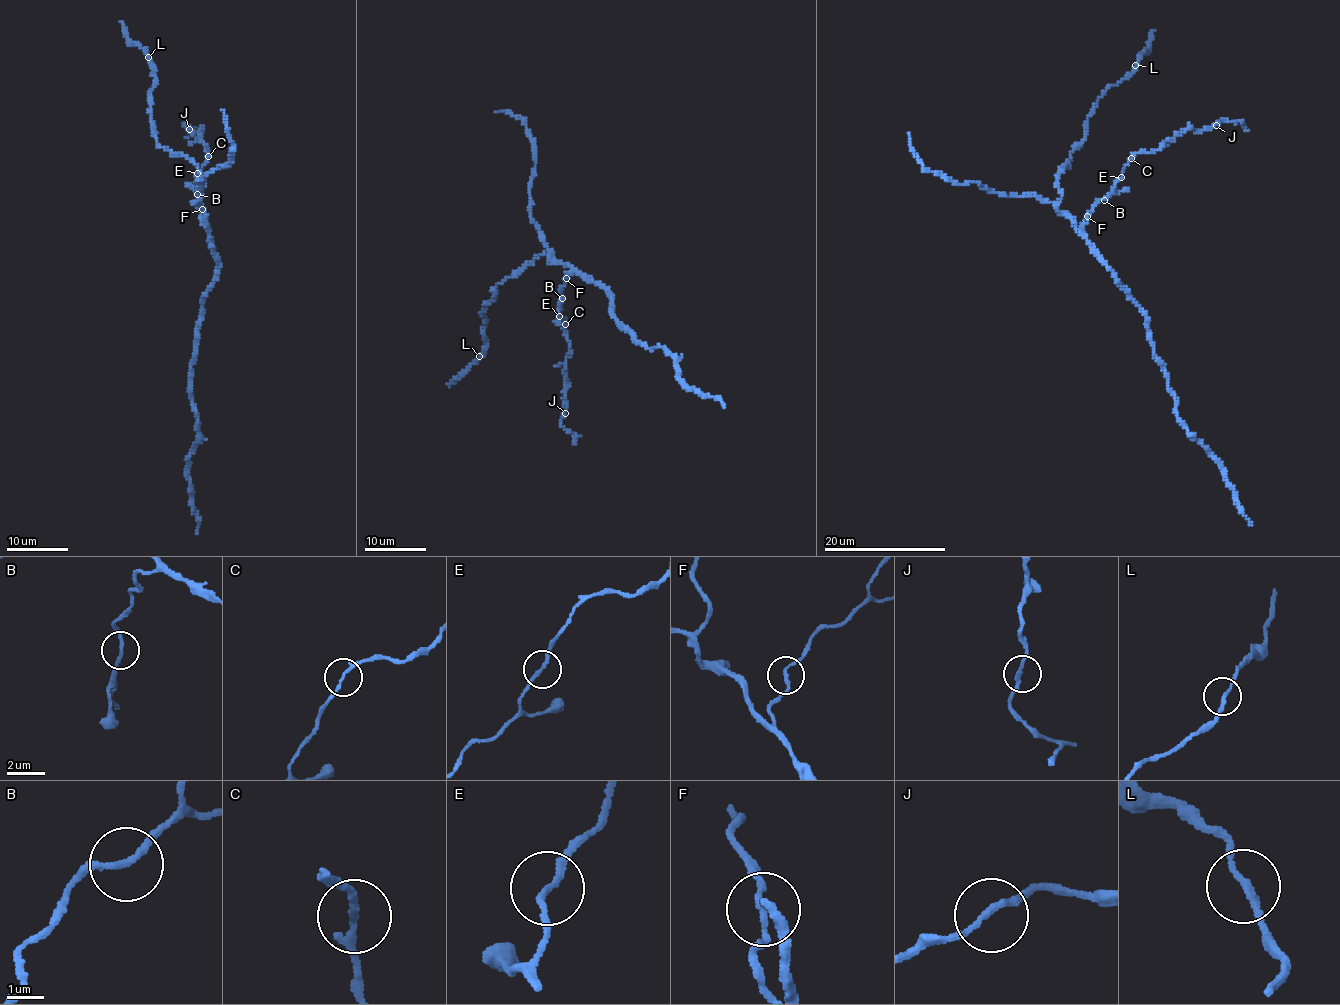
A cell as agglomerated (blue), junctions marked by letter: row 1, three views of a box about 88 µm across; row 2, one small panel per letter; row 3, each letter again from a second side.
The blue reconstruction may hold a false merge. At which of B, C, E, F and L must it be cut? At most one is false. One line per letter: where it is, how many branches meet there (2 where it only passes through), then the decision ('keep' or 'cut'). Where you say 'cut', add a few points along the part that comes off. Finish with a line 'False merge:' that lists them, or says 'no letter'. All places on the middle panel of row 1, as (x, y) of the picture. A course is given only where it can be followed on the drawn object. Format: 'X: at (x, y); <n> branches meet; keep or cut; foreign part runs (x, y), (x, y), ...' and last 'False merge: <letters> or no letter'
B: at (562, 298); 2 branches meet; keep
C: at (565, 324); 2 branches meet; keep
E: at (559, 316); 2 branches meet; keep
F: at (566, 278); 2 branches meet; keep
L: at (479, 356); 2 branches meet; keep
False merge: no letter

